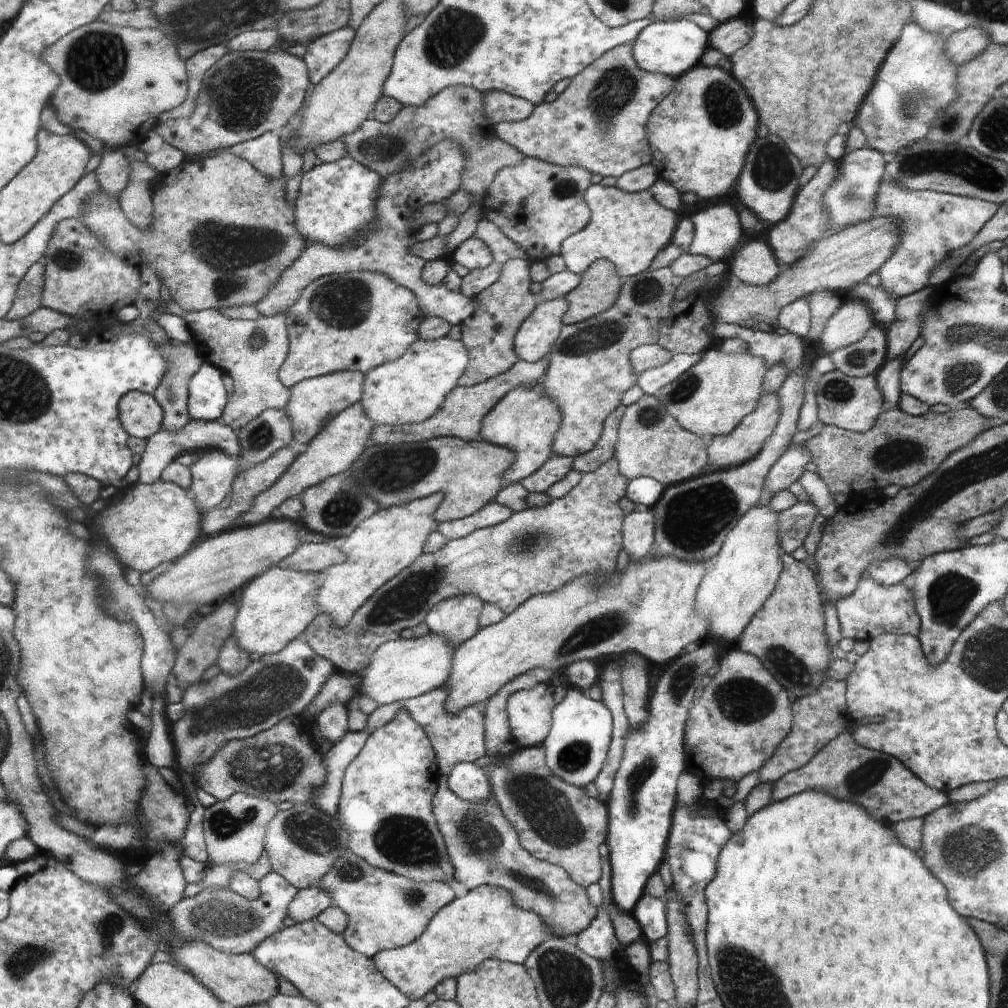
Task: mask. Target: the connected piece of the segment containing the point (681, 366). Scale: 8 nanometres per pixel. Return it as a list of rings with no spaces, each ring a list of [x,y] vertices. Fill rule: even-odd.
[[[675,354],[666,364],[641,372],[637,385],[642,388],[646,395],[658,396],[662,388],[666,387],[668,383],[674,382],[680,375],[694,367],[702,359],[702,354]]]

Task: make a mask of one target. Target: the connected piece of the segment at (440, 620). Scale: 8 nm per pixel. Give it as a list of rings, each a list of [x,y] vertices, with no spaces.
[[[458,595],[432,608],[425,623],[430,633],[440,635],[454,650],[481,629],[479,616],[484,602],[476,595]]]

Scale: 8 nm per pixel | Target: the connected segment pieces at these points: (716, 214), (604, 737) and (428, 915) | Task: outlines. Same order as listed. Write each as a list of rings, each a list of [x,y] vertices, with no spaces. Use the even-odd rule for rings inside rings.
[[[710,206],[691,217],[694,225],[693,241],[689,252],[709,256],[720,261],[732,246],[739,248],[742,229],[738,215],[730,206]]]
[[[570,688],[563,700],[555,706],[554,721],[542,746],[546,749],[546,759],[551,773],[578,788],[598,778],[603,770],[614,732],[614,714],[603,703],[593,700],[586,692]]]
[[[349,848],[335,860],[334,866],[319,882],[319,887],[328,889],[334,906],[346,913],[349,921],[342,933],[344,940],[356,952],[371,958],[384,949],[403,947],[418,939],[432,918],[456,898],[446,882],[416,882],[376,868]]]

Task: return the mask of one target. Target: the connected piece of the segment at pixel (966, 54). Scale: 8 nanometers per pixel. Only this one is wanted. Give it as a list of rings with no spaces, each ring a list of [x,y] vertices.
[[[968,27],[947,36],[947,57],[960,66],[982,54],[990,43],[991,36],[986,31]]]

